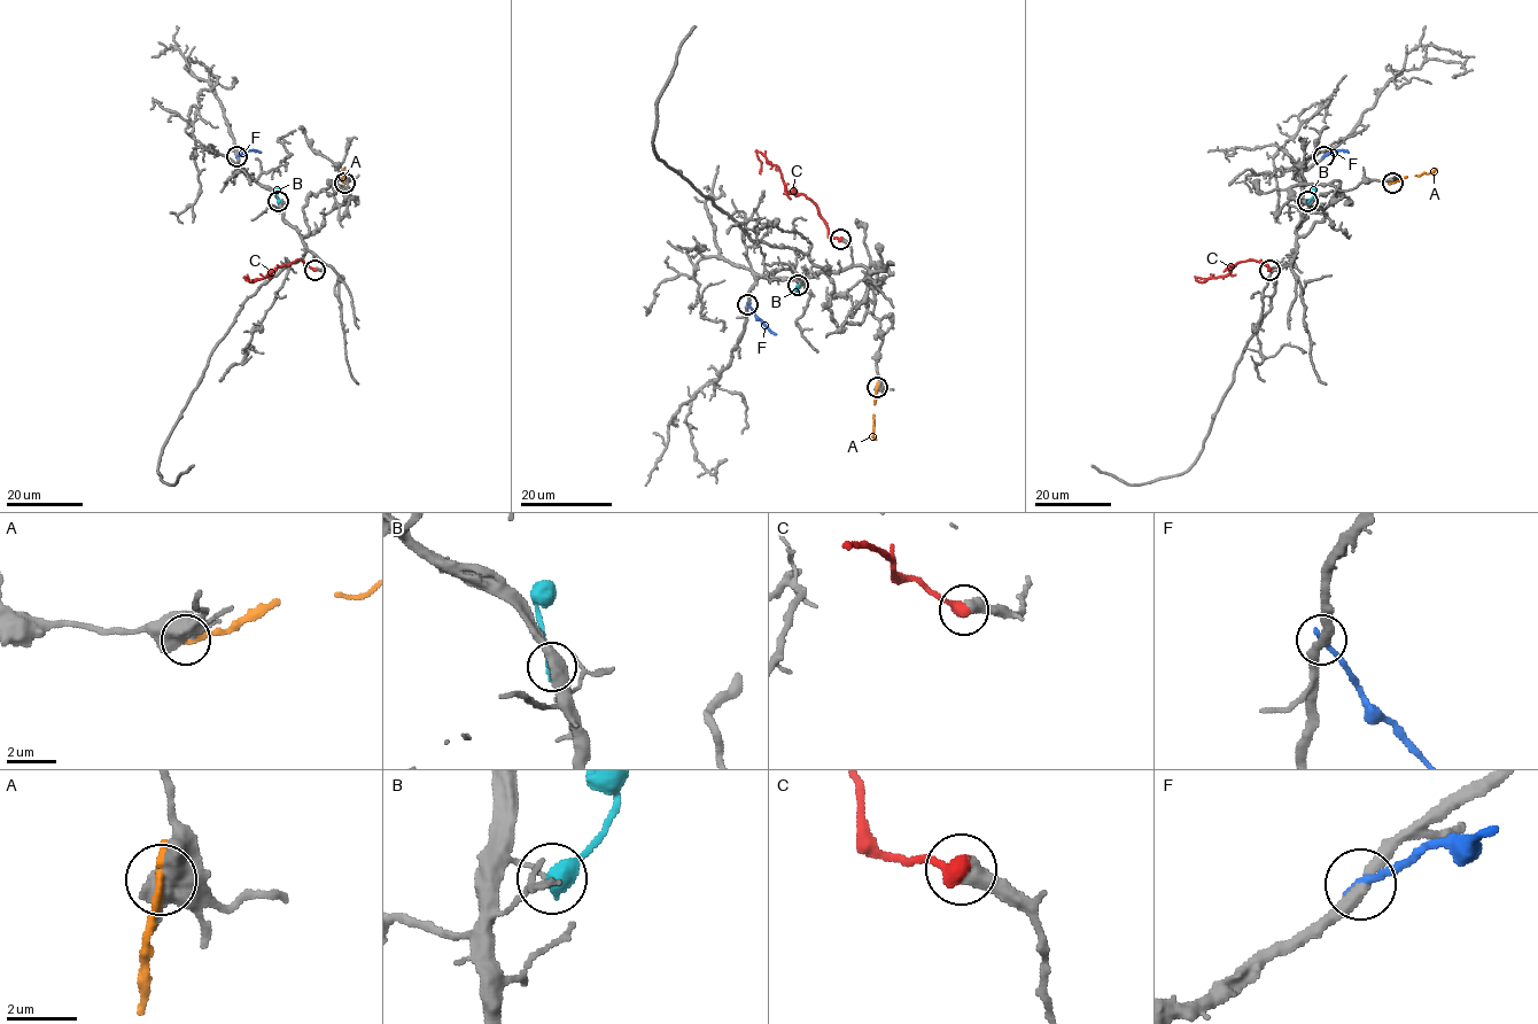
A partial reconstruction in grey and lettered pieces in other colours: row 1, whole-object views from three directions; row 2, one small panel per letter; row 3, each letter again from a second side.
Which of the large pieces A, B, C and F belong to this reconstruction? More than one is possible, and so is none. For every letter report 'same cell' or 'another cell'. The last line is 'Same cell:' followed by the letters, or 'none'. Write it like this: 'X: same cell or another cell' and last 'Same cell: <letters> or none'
A: another cell
B: another cell
C: same cell
F: another cell
Same cell: C

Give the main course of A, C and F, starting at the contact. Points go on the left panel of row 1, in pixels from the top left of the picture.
A: (346, 183), (341, 172), (344, 168)
C: (315, 270), (301, 261), (293, 261), (254, 282), (246, 280), (247, 278)
F: (237, 156), (250, 150), (261, 152)

